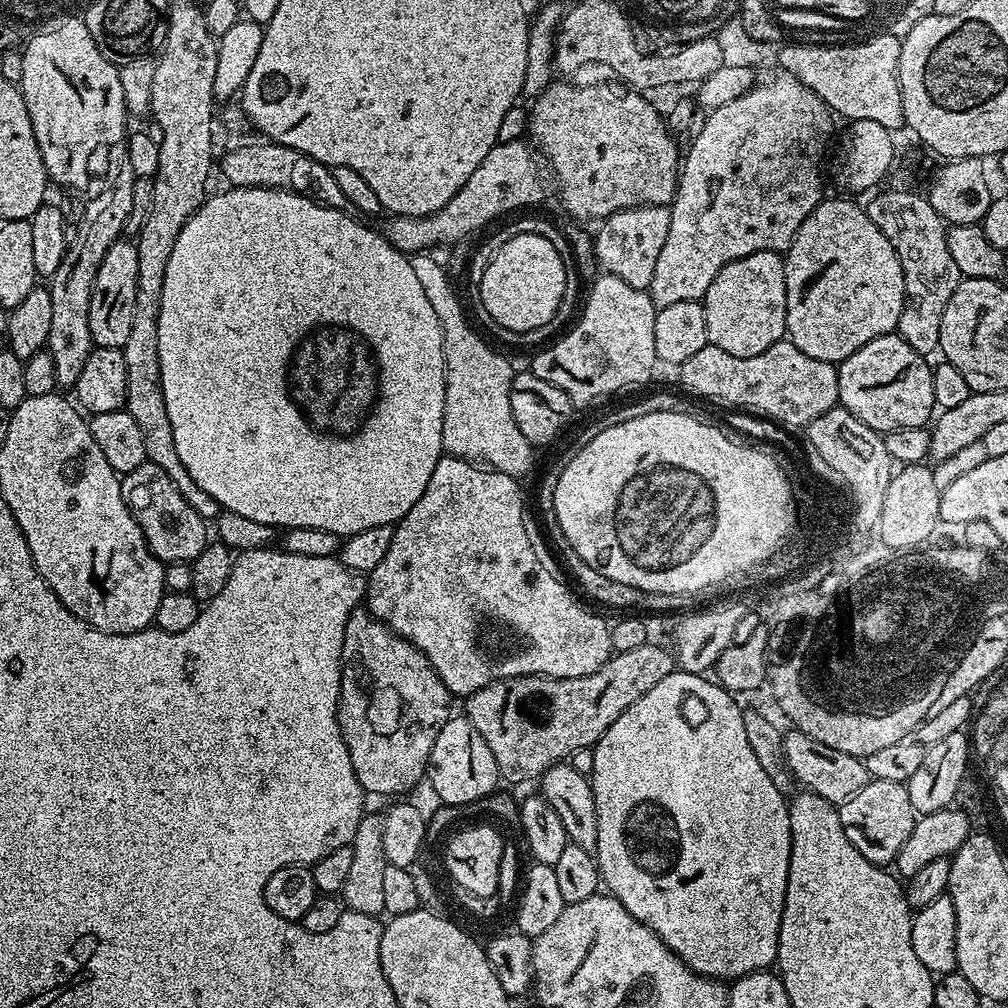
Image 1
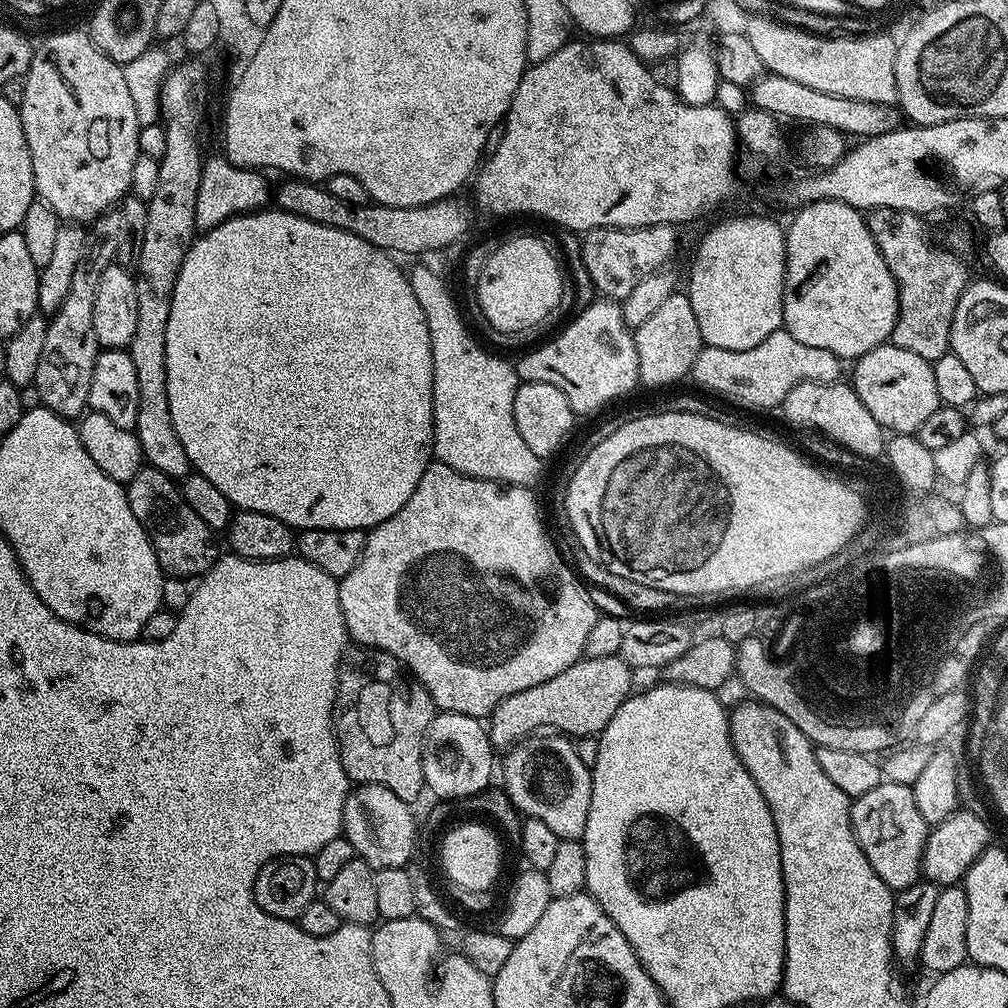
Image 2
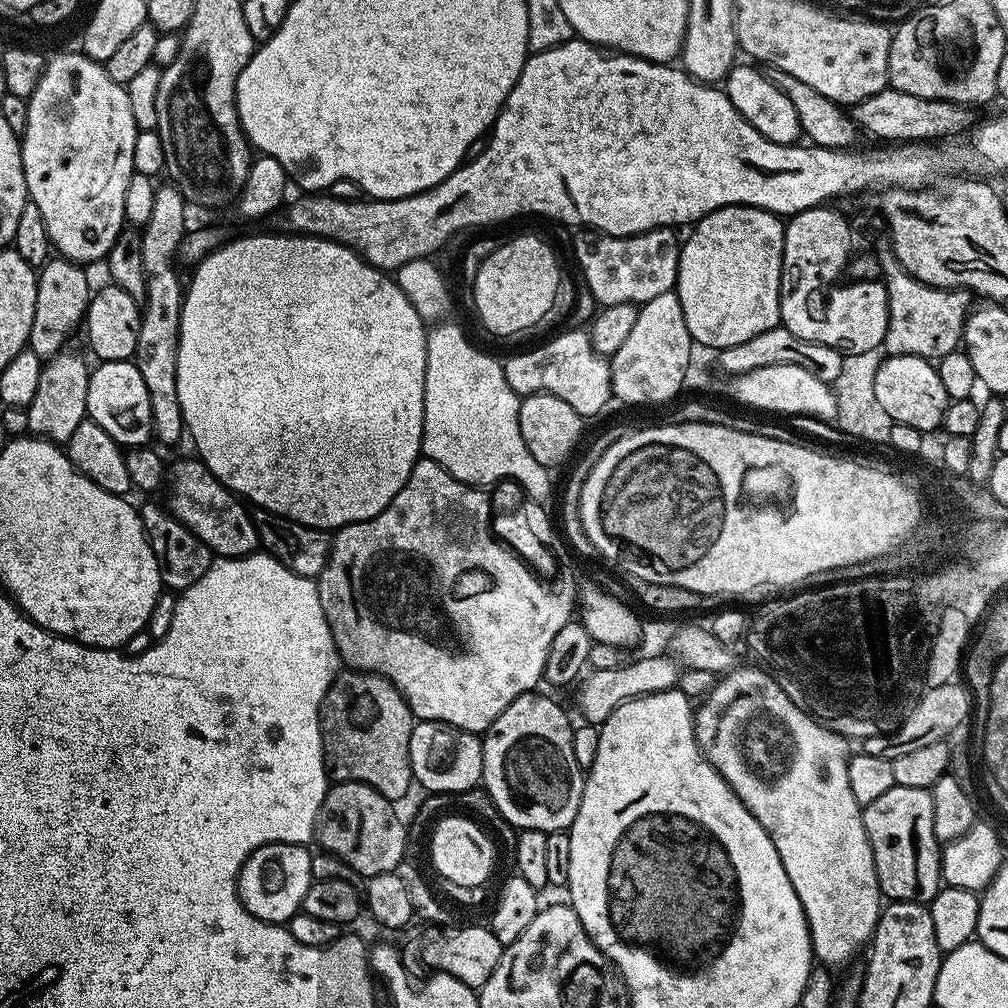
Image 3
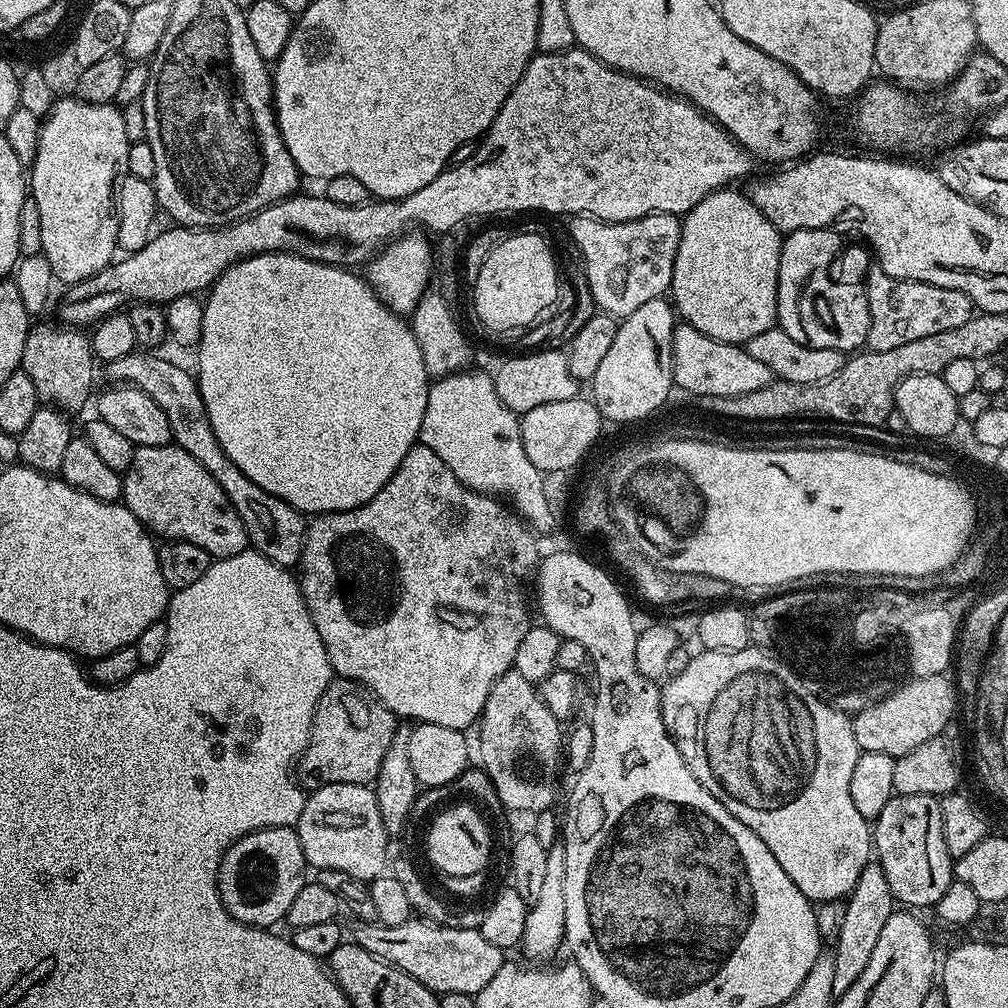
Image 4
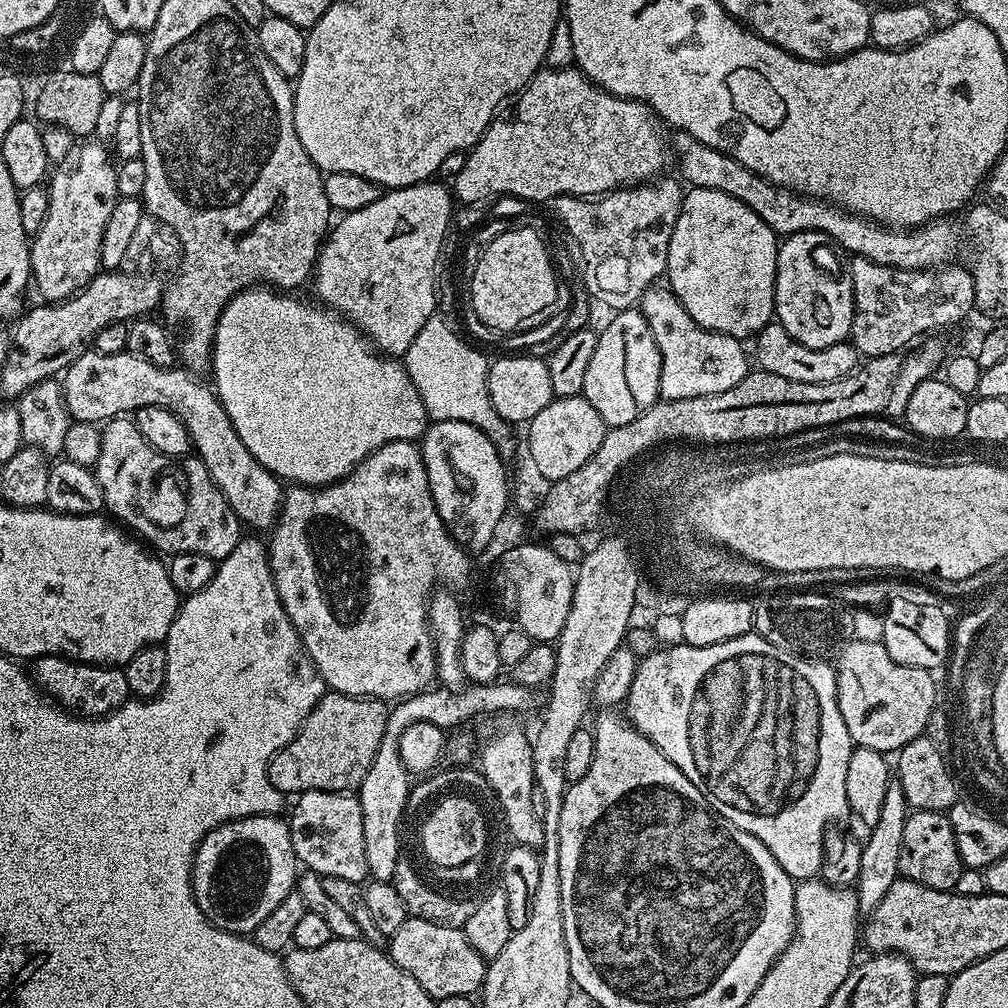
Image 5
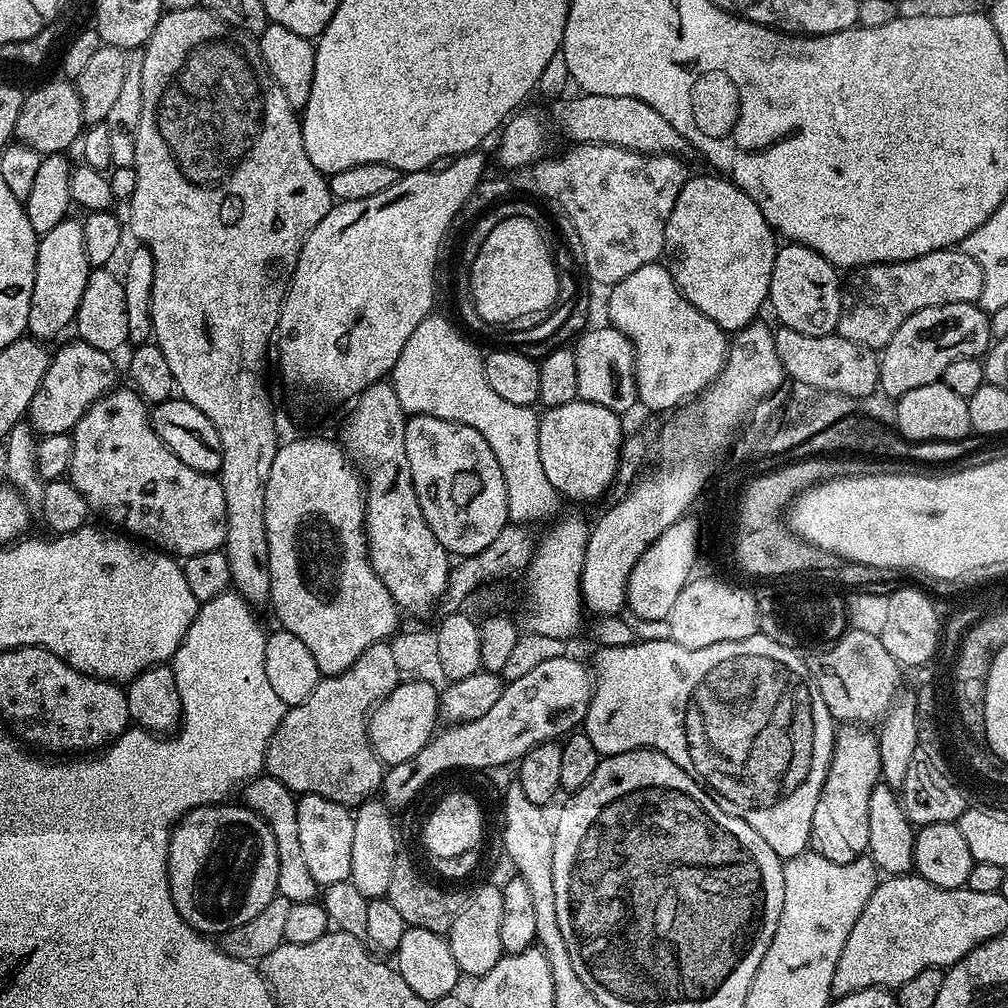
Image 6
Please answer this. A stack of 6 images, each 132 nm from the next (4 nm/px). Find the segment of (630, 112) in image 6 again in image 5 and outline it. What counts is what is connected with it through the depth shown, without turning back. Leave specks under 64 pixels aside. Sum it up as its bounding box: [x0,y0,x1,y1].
[674,131,956,268]

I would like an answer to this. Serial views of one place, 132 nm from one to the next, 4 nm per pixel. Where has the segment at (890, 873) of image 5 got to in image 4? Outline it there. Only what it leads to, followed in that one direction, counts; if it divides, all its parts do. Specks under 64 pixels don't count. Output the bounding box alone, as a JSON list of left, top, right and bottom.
[830,862,894,993]

